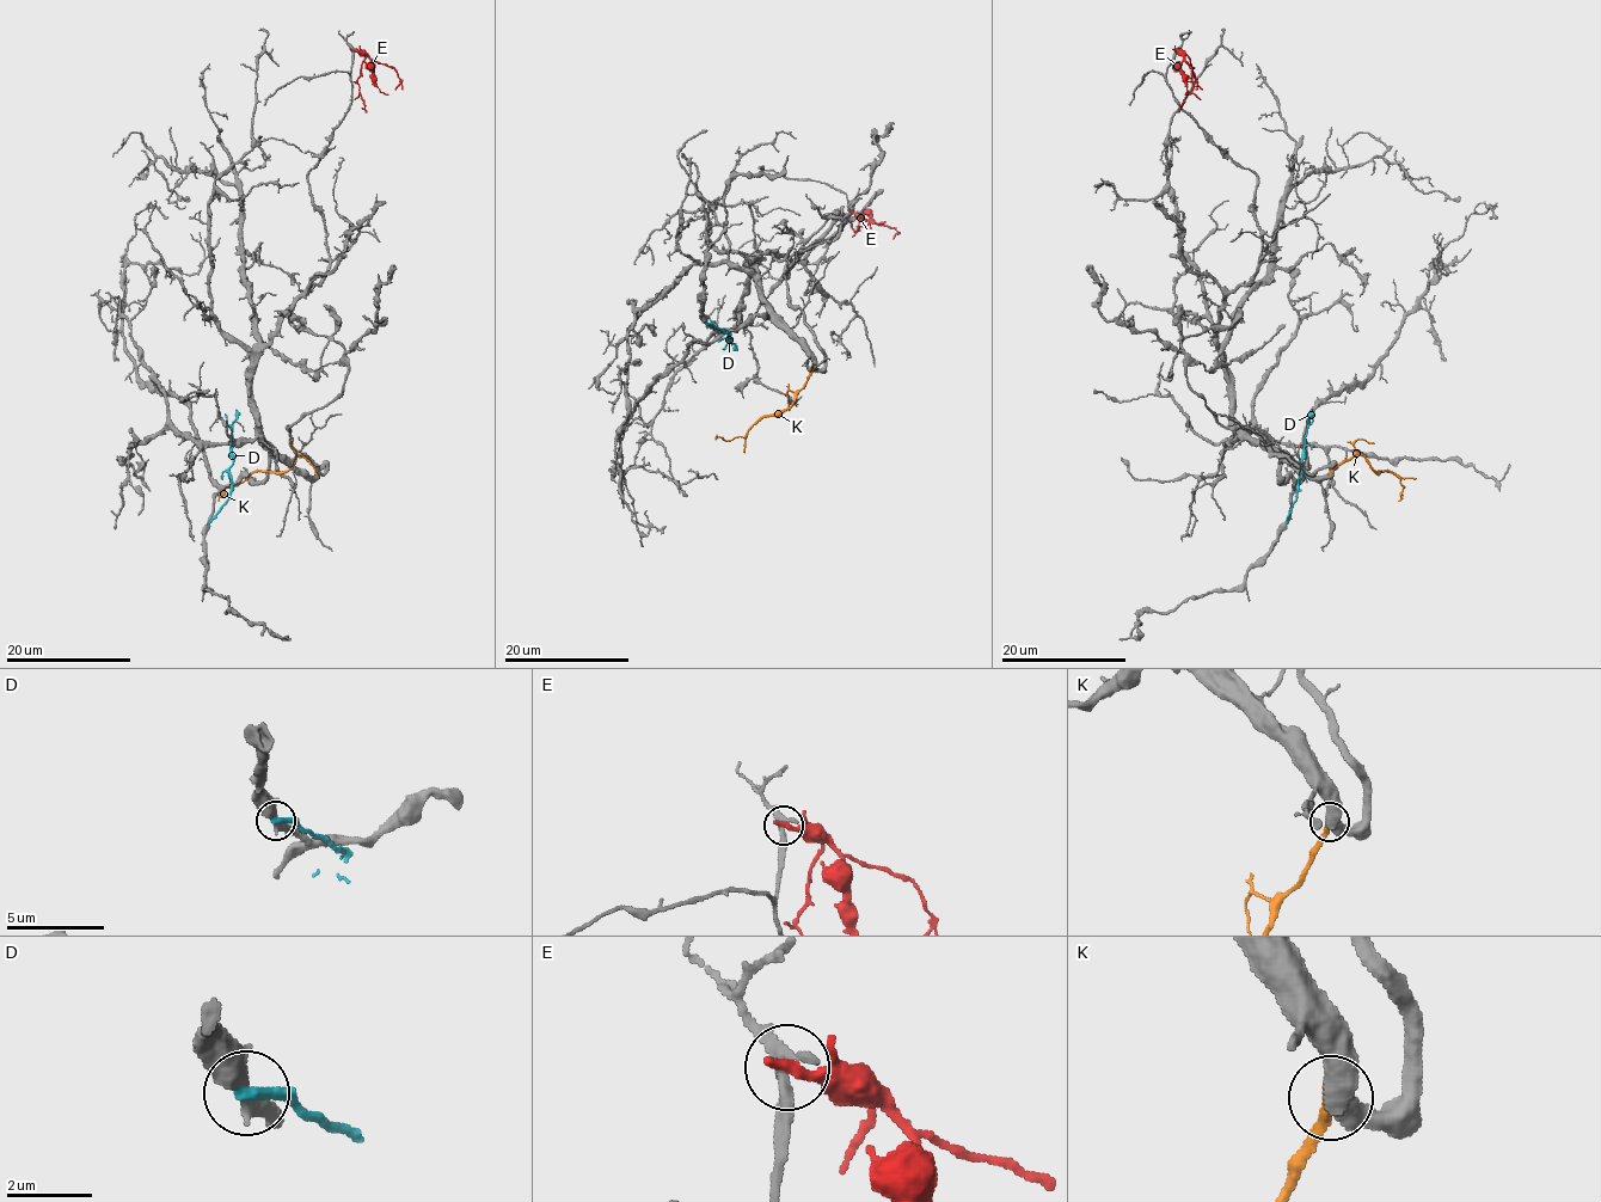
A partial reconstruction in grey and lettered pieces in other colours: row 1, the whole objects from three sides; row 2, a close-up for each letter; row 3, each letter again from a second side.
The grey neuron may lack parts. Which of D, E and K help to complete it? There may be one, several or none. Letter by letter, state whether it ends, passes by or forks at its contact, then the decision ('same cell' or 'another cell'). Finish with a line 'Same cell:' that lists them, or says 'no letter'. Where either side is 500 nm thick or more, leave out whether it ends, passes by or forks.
D: it ends | another cell
E: it ends | another cell
K: same cell
Same cell: K

